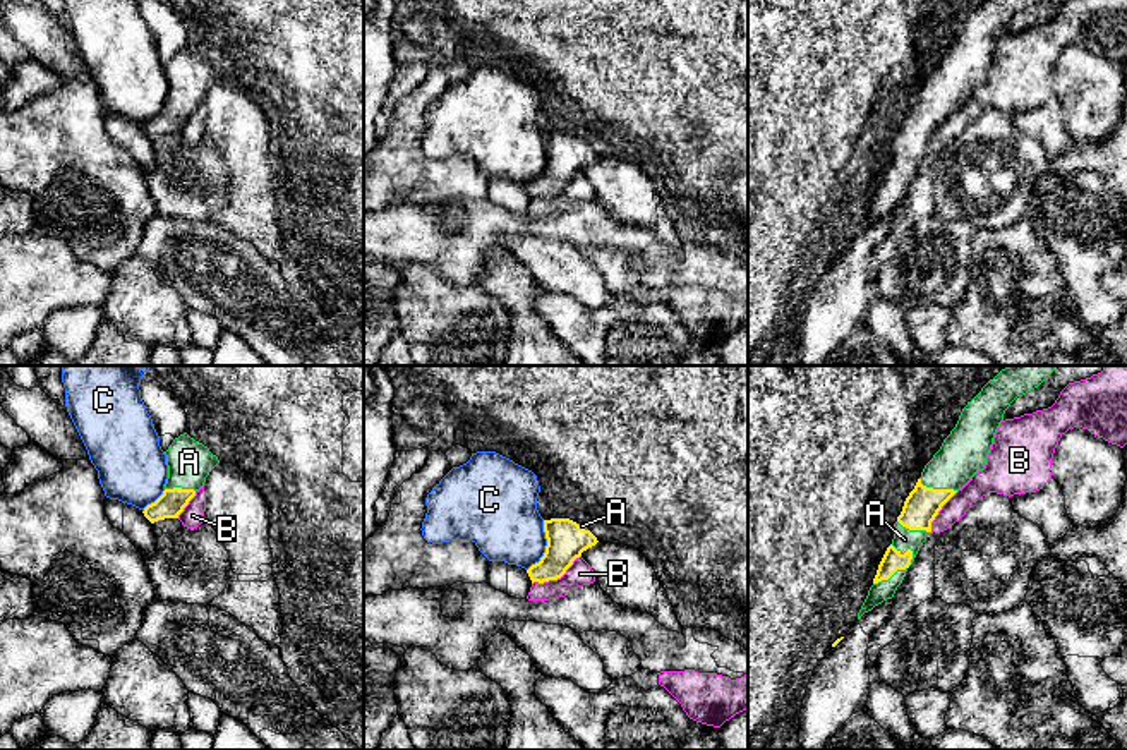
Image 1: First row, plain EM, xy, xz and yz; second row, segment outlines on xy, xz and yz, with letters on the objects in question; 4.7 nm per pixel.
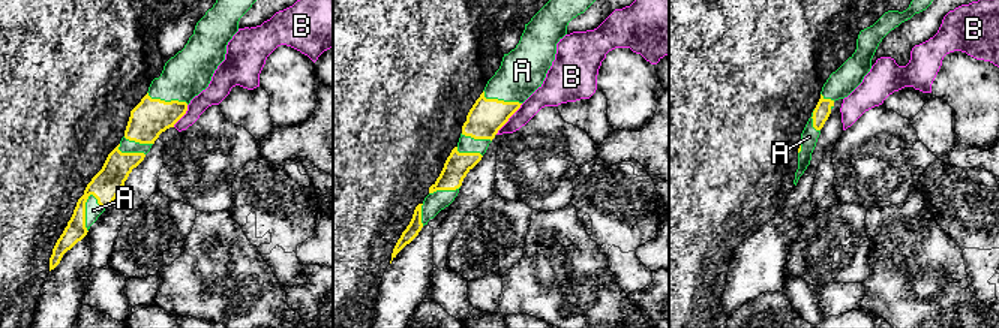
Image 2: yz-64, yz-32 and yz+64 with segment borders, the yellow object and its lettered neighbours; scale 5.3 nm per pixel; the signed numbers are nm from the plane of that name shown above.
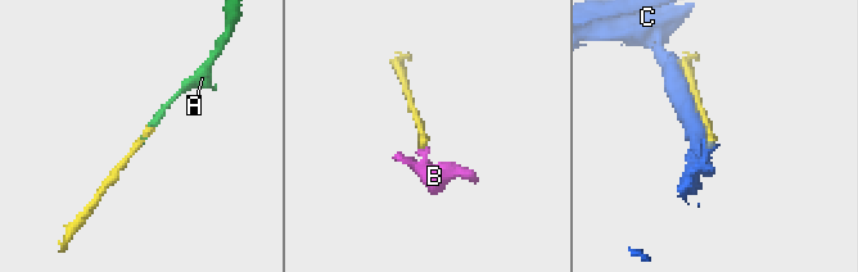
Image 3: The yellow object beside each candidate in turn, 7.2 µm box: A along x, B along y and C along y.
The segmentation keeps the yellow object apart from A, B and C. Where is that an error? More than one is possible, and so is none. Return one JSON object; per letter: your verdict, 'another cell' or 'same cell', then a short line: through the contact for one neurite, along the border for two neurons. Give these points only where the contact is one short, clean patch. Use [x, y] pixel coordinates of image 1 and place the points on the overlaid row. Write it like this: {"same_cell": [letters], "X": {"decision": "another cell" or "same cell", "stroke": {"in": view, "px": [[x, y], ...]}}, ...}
{"same_cell": ["A"], "A": {"decision": "same cell"}, "B": {"decision": "another cell", "stroke": {"in": "xz", "px": [[580, 555], [560, 577], [532, 584]]}}, "C": {"decision": "another cell"}}

